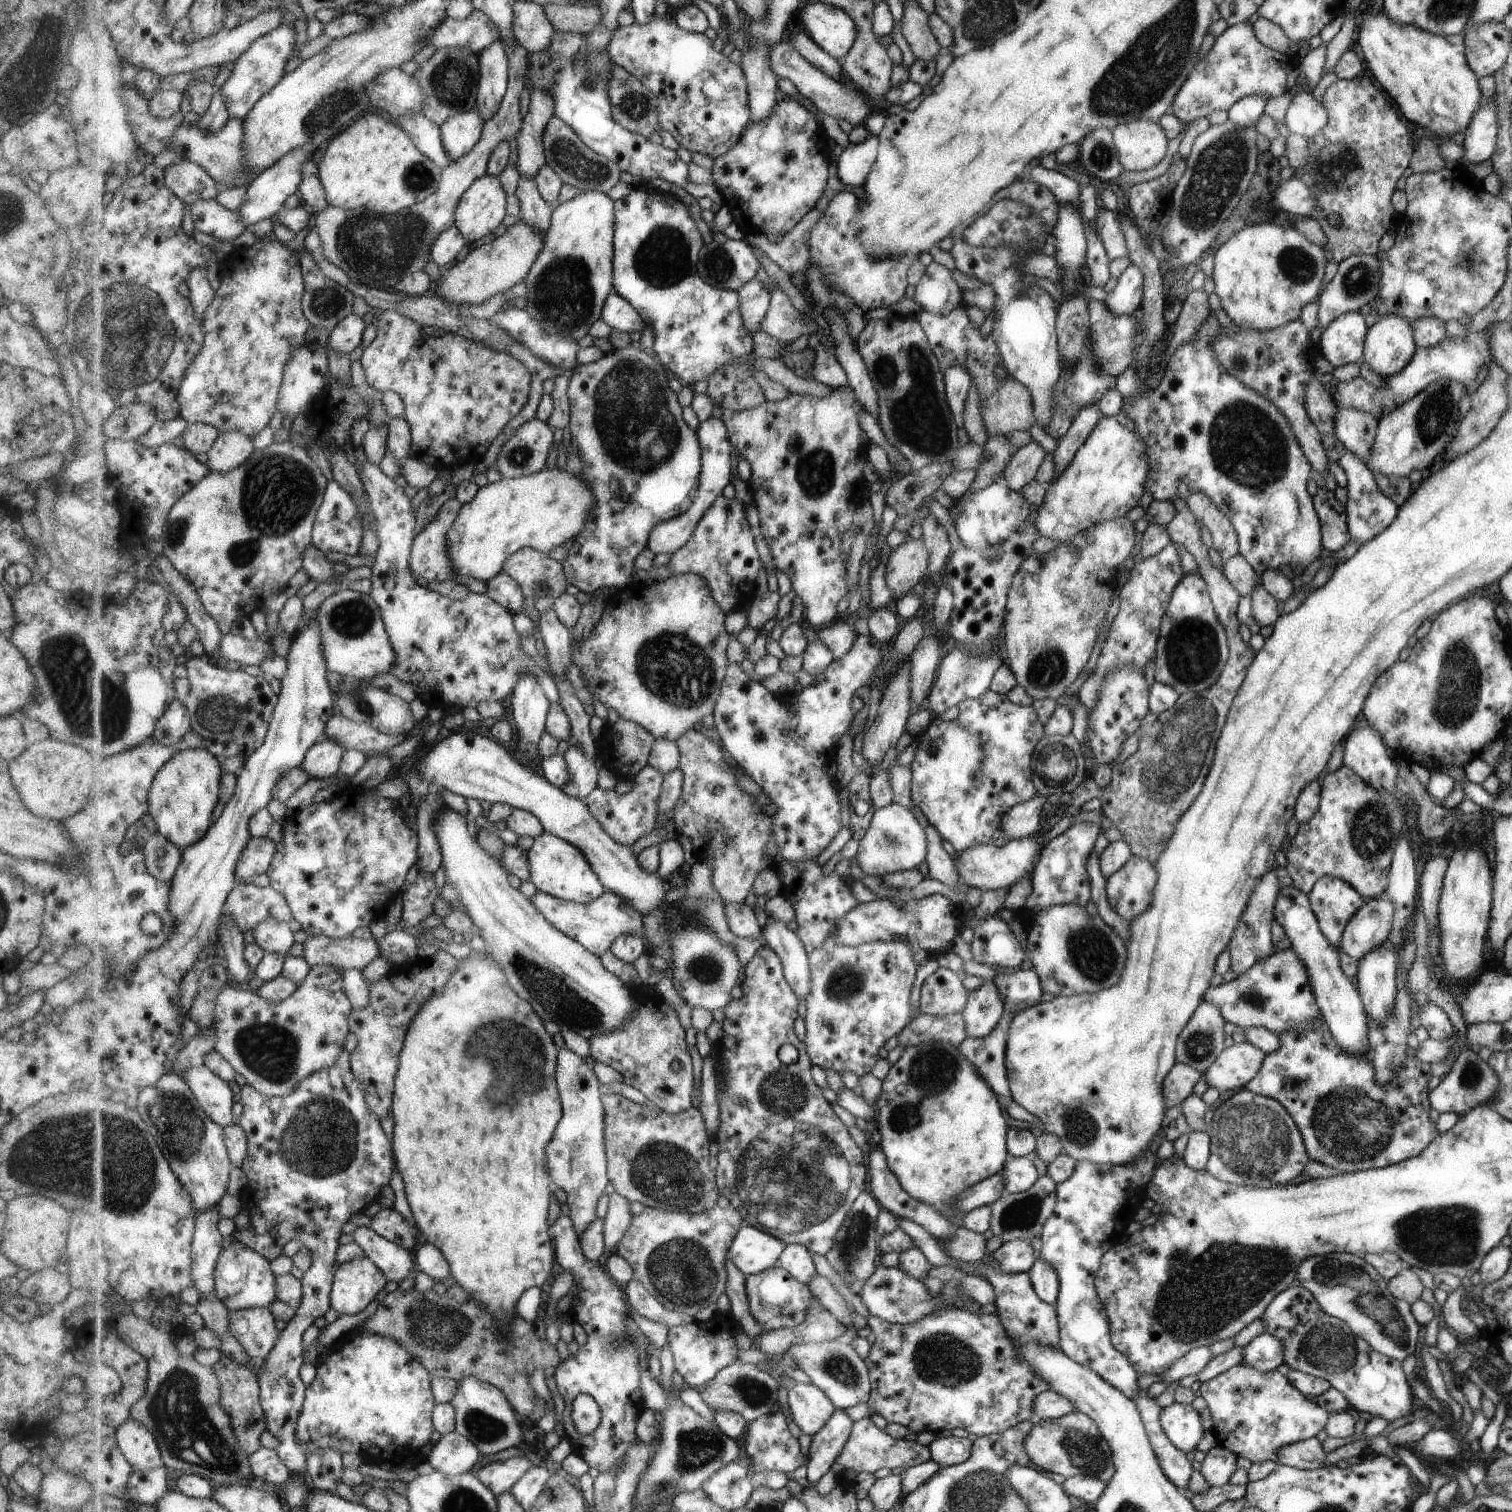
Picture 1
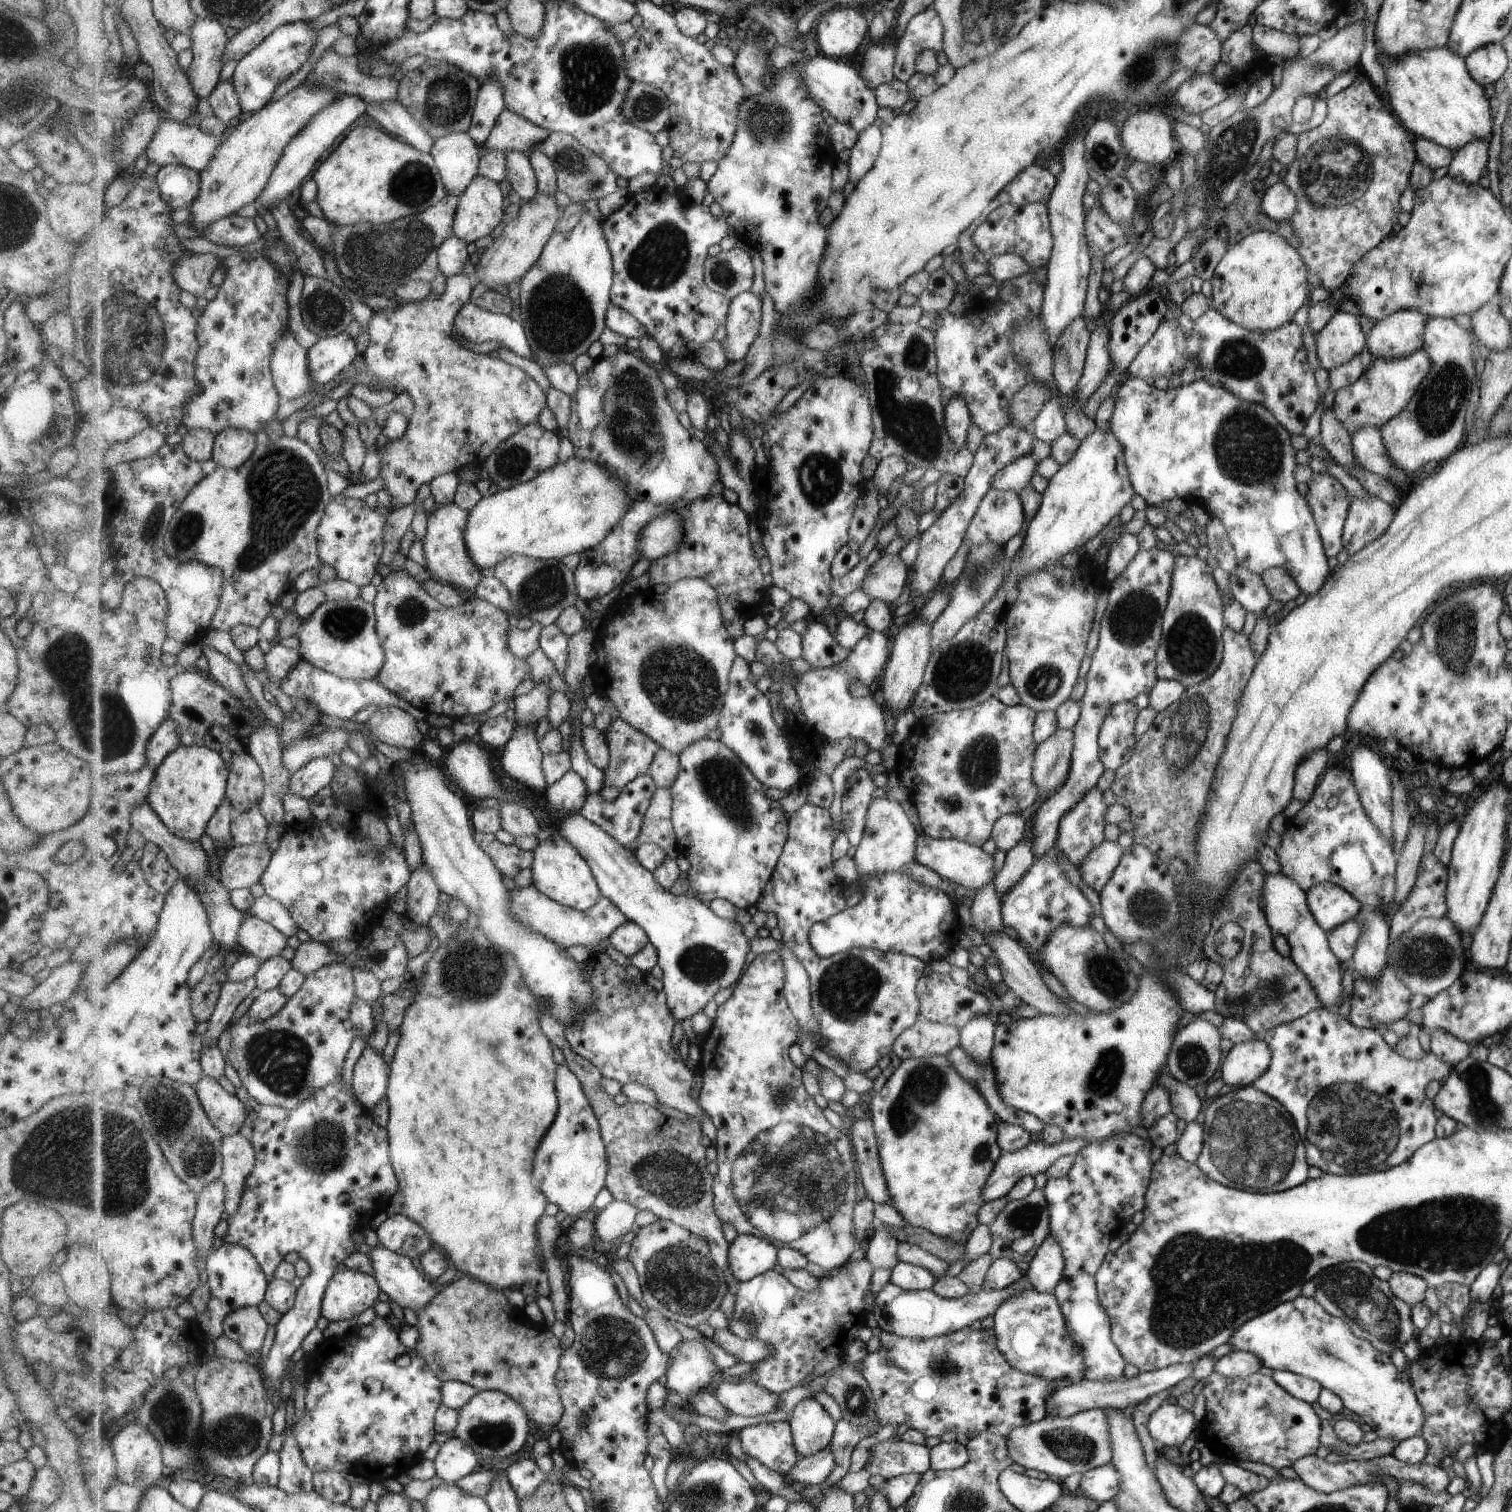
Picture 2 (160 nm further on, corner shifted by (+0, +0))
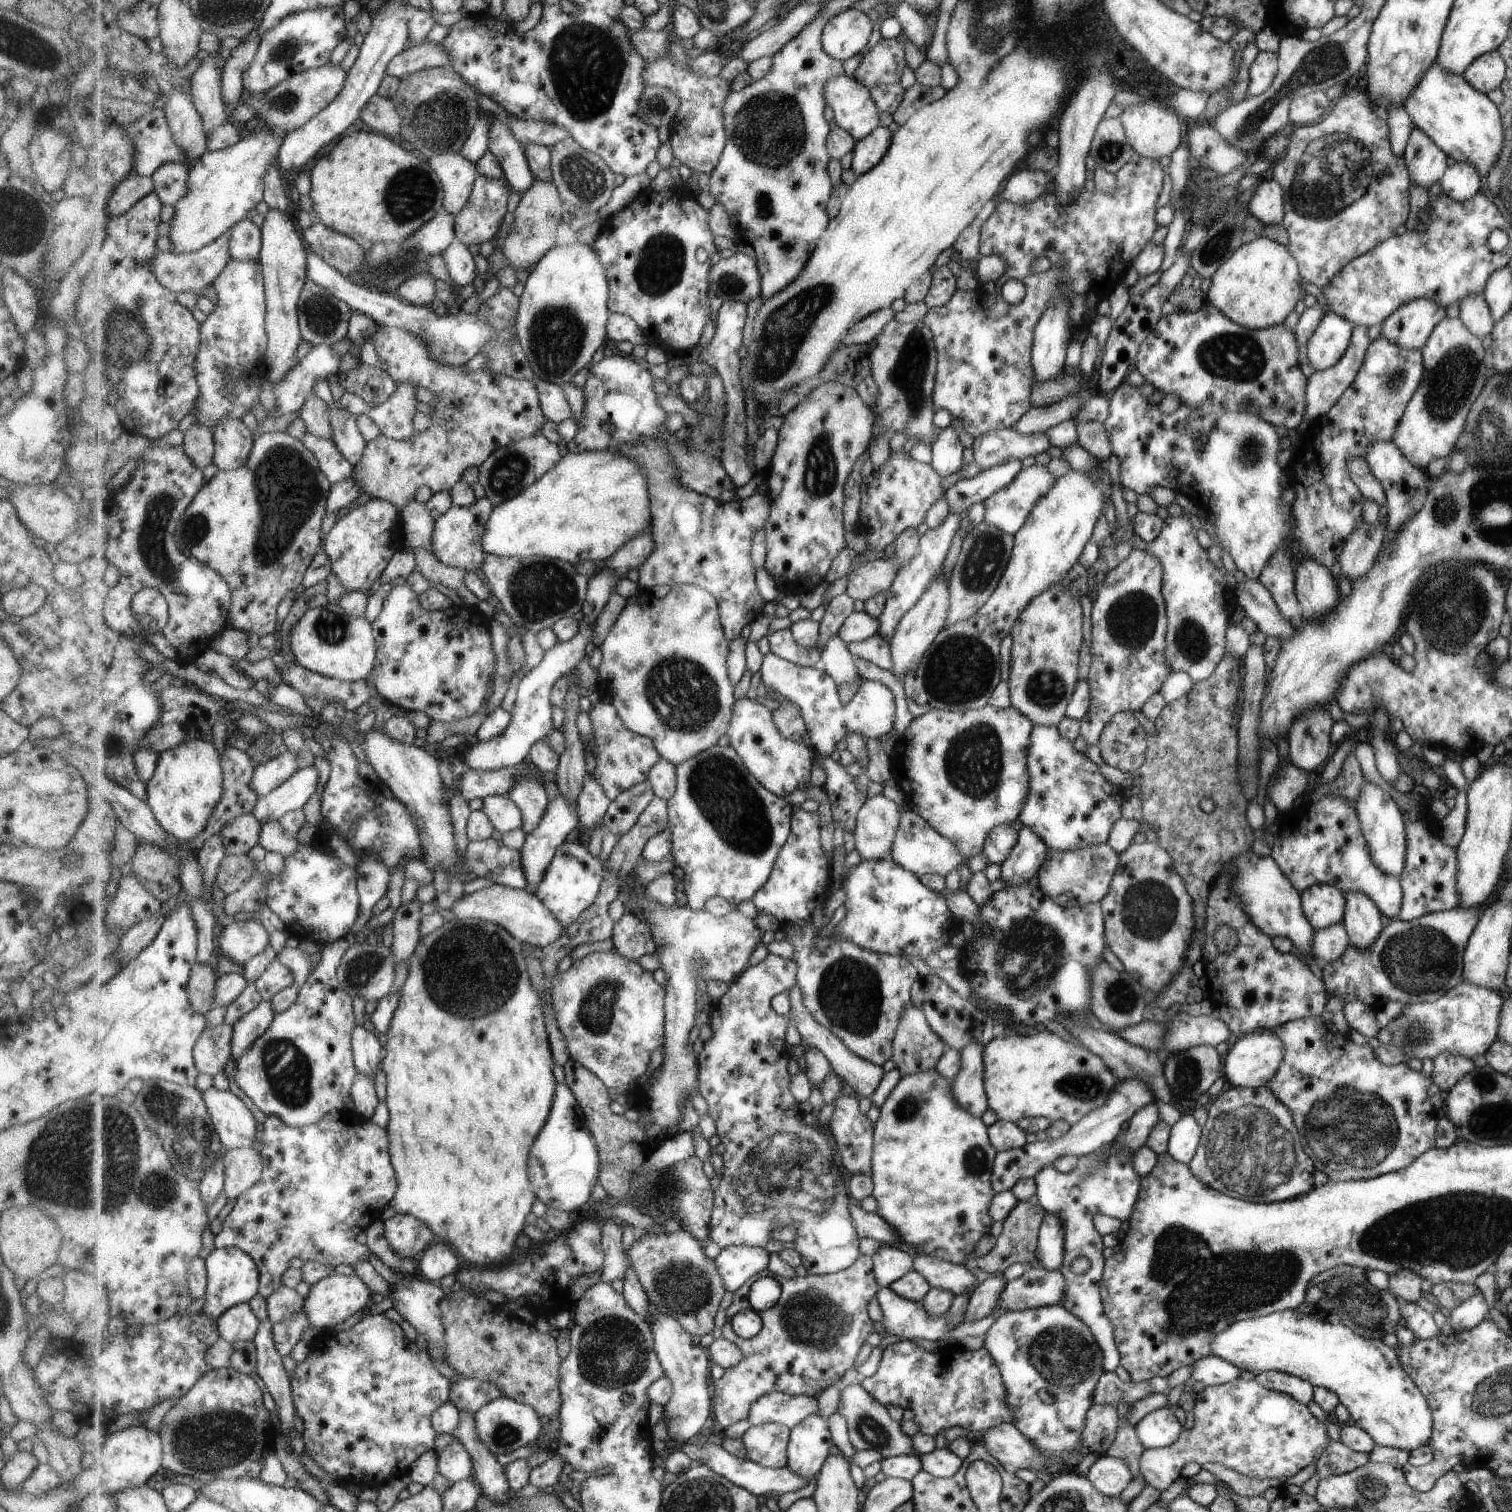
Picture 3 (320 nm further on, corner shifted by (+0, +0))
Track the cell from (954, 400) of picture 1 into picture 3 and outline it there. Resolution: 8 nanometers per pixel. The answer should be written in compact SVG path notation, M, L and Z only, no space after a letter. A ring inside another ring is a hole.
M957 421L952 423L940 430L930 446L932 453L929 463L941 479L957 472L964 464L962 459L963 446L958 439L959 430L962 430Z

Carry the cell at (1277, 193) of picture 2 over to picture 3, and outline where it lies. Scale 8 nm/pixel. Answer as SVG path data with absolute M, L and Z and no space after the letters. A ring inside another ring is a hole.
M1262 176L1249 200L1249 212L1266 225L1279 225L1284 218L1284 191L1271 176Z

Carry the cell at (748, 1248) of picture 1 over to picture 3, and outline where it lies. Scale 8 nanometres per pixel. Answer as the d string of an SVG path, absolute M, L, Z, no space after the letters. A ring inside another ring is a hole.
M731 1245L721 1250L715 1261L726 1289L734 1294L752 1277L767 1269L771 1257L772 1253L765 1248Z

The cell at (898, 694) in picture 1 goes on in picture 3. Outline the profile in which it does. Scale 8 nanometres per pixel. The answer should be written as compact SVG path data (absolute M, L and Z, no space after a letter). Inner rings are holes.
M941 570L936 574L932 583L921 594L916 604L904 614L903 619L897 623L898 629L893 636L890 645L893 659L893 672L903 676L909 671L914 671L919 665L920 658L927 652L929 645L935 640L936 634L944 628L947 609L949 606L948 580L943 576Z

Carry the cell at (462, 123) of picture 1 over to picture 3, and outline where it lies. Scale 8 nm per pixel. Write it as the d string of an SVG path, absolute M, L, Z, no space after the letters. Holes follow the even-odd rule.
M441 153L429 160L444 186L444 209L455 216L468 205L475 179L479 176L477 165L459 153Z

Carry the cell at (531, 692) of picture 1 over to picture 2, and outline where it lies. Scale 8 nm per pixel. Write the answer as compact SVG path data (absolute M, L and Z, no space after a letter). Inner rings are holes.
M519 724L513 738L504 747L502 766L513 781L521 782L537 793L549 788L543 769L544 753L537 741L537 724Z

